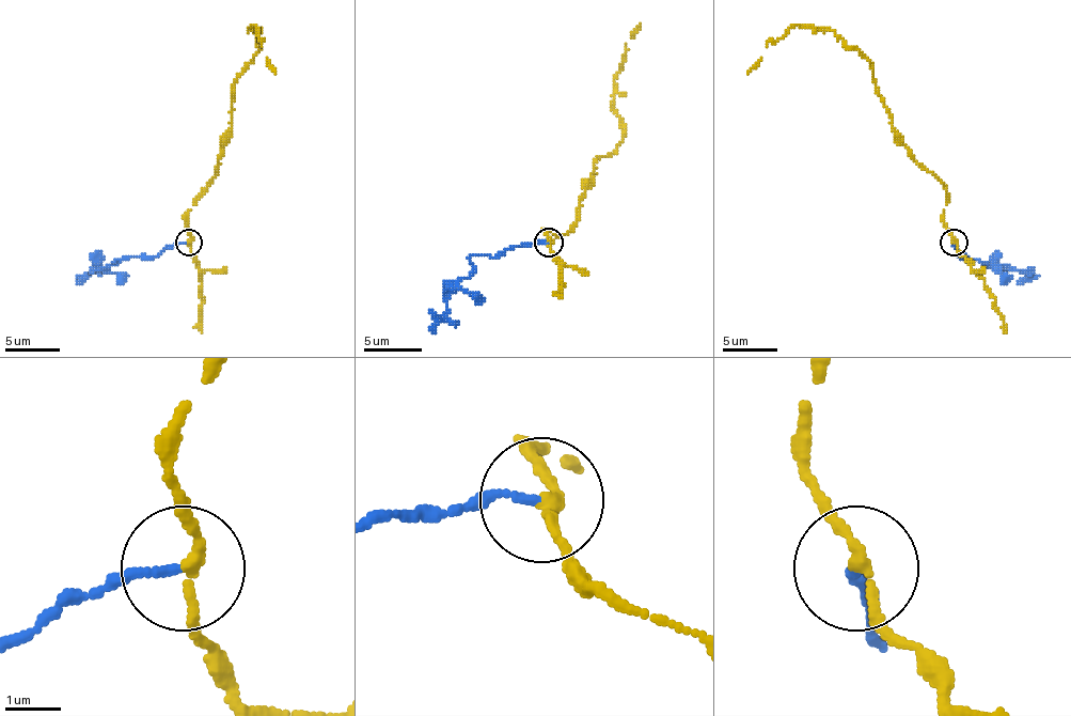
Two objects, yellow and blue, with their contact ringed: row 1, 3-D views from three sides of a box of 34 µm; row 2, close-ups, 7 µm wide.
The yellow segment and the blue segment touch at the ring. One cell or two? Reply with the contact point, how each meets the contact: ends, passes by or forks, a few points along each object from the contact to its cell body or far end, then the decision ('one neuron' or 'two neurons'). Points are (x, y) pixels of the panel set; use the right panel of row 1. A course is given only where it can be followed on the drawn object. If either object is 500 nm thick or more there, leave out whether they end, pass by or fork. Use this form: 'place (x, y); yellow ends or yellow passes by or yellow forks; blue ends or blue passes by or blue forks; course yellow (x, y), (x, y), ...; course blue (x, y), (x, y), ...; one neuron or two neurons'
place (954, 242); yellow passes by; blue ends; course yellow (955, 243), (946, 188), (914, 158), (856, 49), (832, 30), (793, 25), (747, 74); course blue (955, 243), (960, 257), (969, 257), (965, 259), (979, 259), (990, 267), (1039, 276); two neurons

